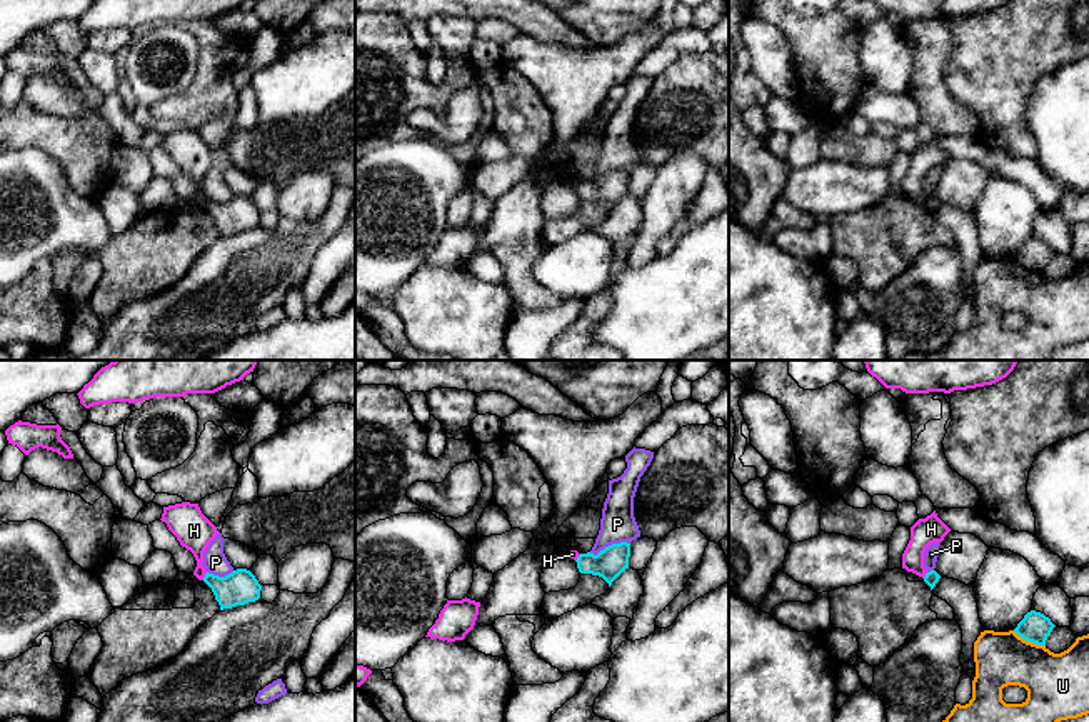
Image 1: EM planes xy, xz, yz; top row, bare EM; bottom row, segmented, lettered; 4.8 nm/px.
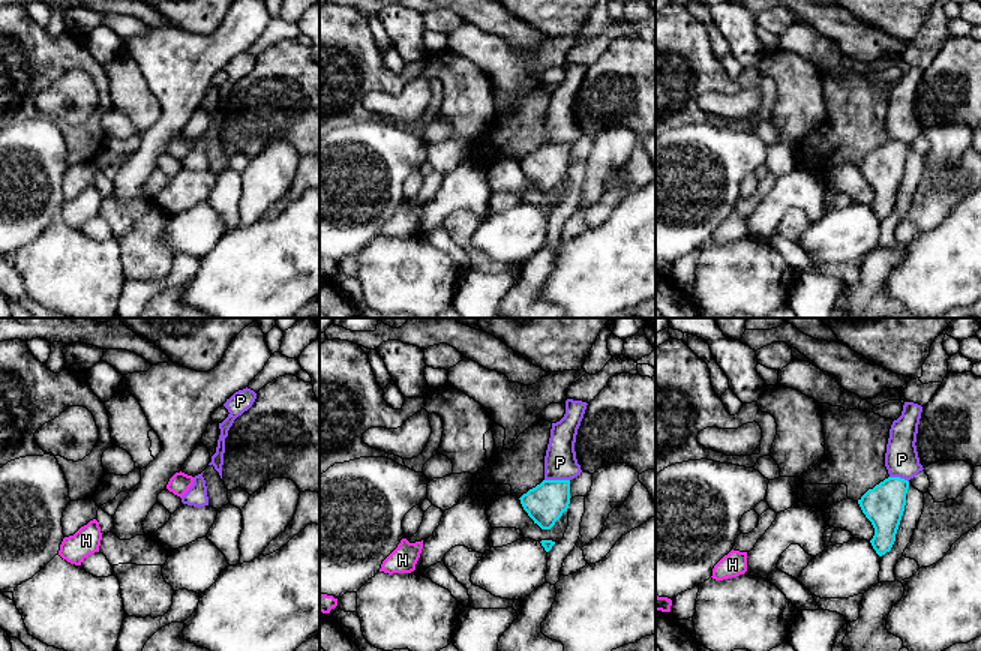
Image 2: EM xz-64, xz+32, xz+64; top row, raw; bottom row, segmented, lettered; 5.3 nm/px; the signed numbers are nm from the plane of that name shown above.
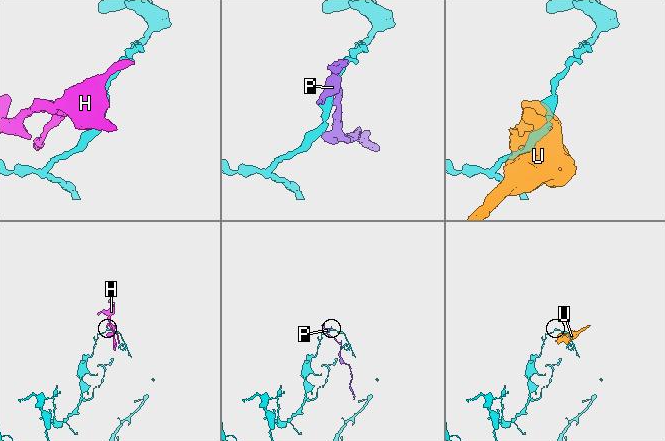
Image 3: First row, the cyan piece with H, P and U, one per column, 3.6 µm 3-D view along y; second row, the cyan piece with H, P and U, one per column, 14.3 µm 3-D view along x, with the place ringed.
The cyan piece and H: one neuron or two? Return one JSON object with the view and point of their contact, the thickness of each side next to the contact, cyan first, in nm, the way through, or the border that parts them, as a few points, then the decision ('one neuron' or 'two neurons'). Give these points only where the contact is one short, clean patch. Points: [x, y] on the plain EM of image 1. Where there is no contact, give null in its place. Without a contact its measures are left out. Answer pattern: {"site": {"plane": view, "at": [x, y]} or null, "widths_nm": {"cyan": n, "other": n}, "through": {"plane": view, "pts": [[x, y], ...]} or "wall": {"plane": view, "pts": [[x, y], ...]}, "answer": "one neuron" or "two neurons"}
{"site": {"plane": "xy", "at": [205, 202]}, "widths_nm": {"cyan": 160, "other": 180}, "wall": {"plane": "xy", "pts": [[207, 199], [202, 205]]}, "answer": "two neurons"}

